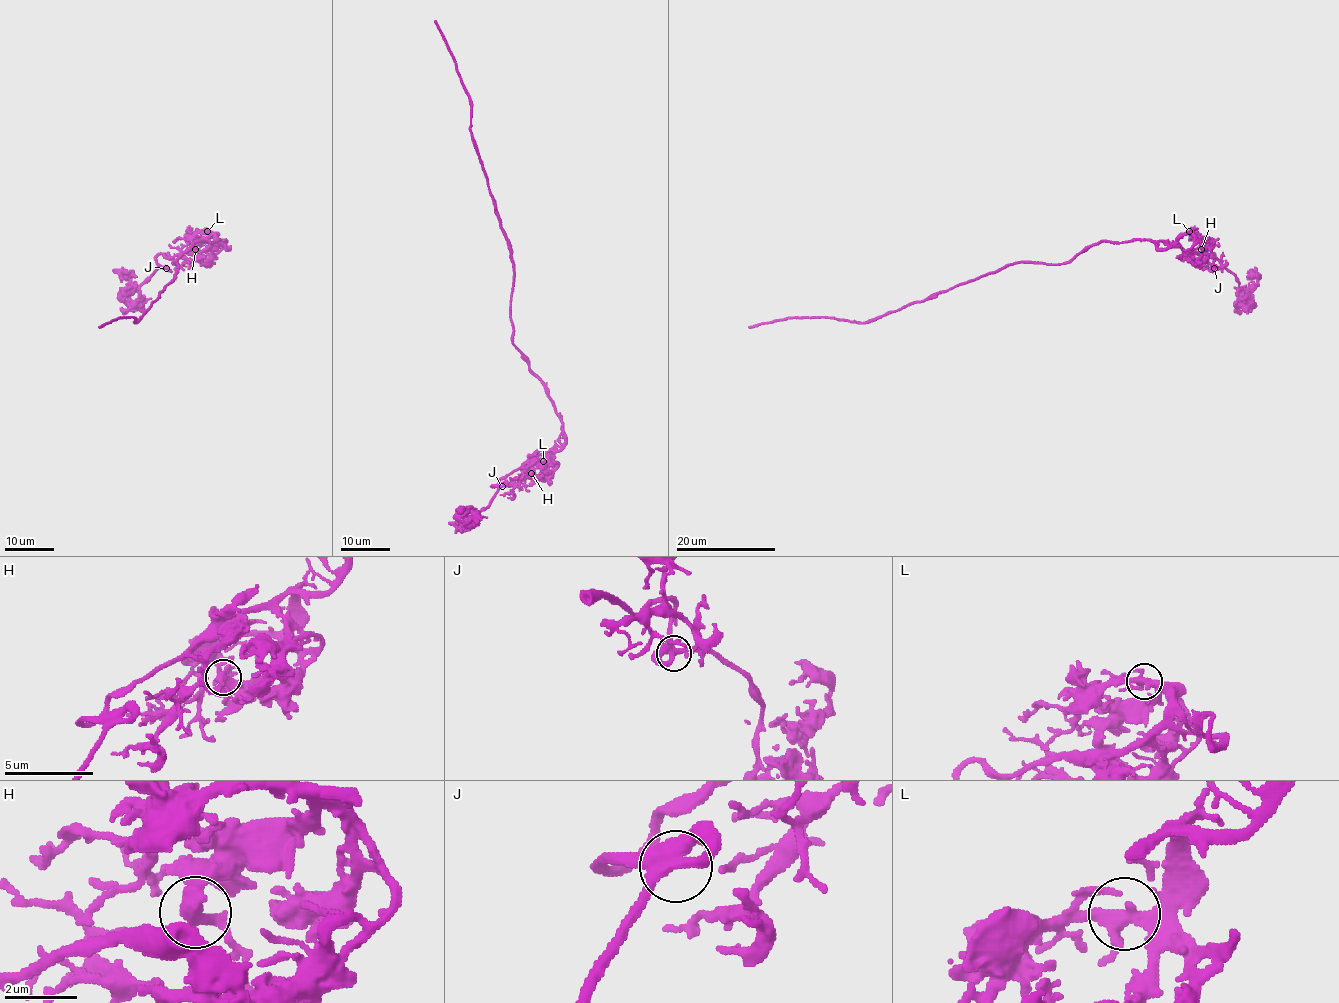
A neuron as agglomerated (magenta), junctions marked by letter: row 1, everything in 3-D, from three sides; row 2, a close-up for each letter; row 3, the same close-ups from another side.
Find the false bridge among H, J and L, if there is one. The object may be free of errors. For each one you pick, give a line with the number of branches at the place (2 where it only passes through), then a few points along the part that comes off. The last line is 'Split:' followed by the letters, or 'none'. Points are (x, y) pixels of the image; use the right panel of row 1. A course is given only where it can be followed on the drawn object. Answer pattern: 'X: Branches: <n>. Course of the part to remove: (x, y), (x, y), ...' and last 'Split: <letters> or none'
Split: none

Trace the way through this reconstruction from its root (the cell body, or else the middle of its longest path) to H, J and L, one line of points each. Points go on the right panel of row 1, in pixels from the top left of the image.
H: (1064, 264), (1103, 241), (1151, 240), (1172, 246), (1180, 236), (1195, 234), (1204, 241), (1201, 249)
J: (1064, 264), (1103, 241), (1151, 240), (1171, 246), (1175, 242), (1203, 257), (1213, 254), (1214, 268)
L: (1064, 264), (1103, 241), (1151, 240), (1172, 246), (1189, 231)

